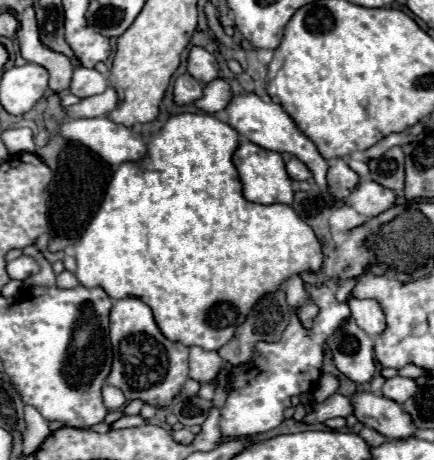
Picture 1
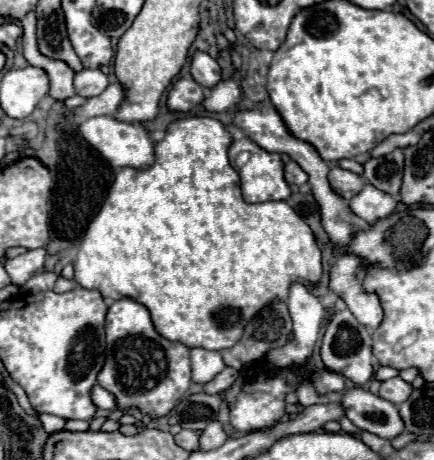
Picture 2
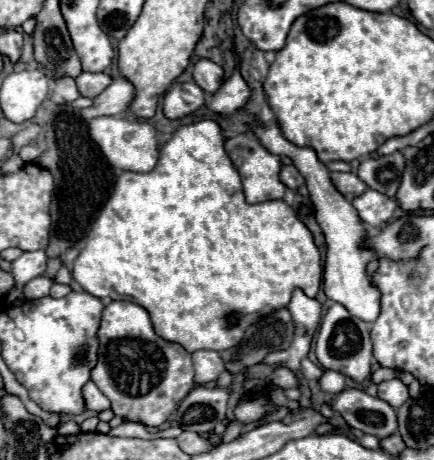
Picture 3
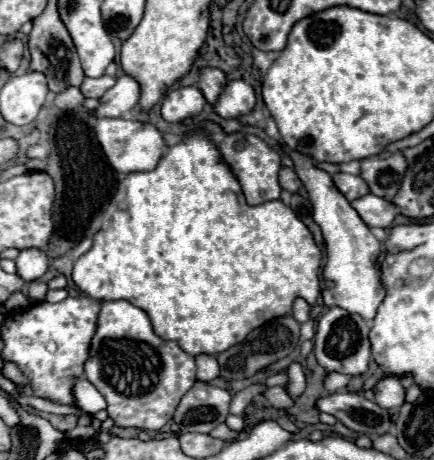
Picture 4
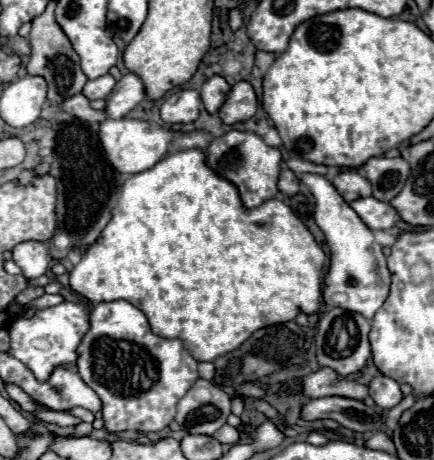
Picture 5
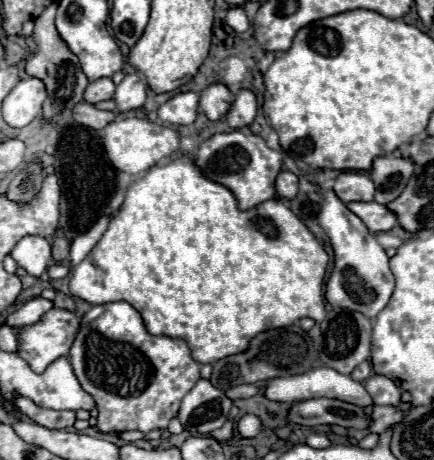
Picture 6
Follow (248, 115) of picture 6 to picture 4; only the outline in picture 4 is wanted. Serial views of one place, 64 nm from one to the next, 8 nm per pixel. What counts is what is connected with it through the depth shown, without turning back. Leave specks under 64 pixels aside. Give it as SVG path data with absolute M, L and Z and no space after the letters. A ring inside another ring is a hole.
M230 80L222 90L218 102L214 104L214 112L224 120L232 120L244 114L250 114L256 104L254 88L246 80Z

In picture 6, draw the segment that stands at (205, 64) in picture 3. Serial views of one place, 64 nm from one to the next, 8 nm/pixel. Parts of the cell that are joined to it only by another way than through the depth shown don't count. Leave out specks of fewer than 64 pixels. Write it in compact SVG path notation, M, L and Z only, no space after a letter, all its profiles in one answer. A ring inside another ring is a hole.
M212 84L200 94L200 106L212 122L224 120L232 102L234 102L234 96L224 84Z

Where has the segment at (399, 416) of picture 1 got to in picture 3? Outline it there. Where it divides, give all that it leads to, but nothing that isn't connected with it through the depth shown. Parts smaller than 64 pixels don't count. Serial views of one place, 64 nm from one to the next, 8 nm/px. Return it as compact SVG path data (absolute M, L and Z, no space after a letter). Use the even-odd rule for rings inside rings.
M342 390L330 400L330 408L340 414L350 428L376 438L386 438L398 428L394 408L362 390Z

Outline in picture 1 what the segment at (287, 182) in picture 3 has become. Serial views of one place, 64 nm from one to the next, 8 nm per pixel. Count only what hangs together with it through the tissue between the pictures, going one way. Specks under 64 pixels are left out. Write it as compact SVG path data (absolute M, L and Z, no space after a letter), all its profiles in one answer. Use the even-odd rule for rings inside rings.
M292 158L288 164L286 164L286 170L288 170L288 176L292 178L292 180L298 180L298 182L302 182L302 180L310 180L310 170L298 160L298 158Z

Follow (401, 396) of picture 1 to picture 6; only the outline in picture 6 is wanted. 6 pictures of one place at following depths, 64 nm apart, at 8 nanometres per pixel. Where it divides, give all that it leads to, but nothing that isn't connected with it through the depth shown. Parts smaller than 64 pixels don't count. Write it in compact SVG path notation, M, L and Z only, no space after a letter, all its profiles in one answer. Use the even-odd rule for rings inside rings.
M370 376L366 380L366 390L376 404L382 406L398 406L400 404L400 388L386 376Z

